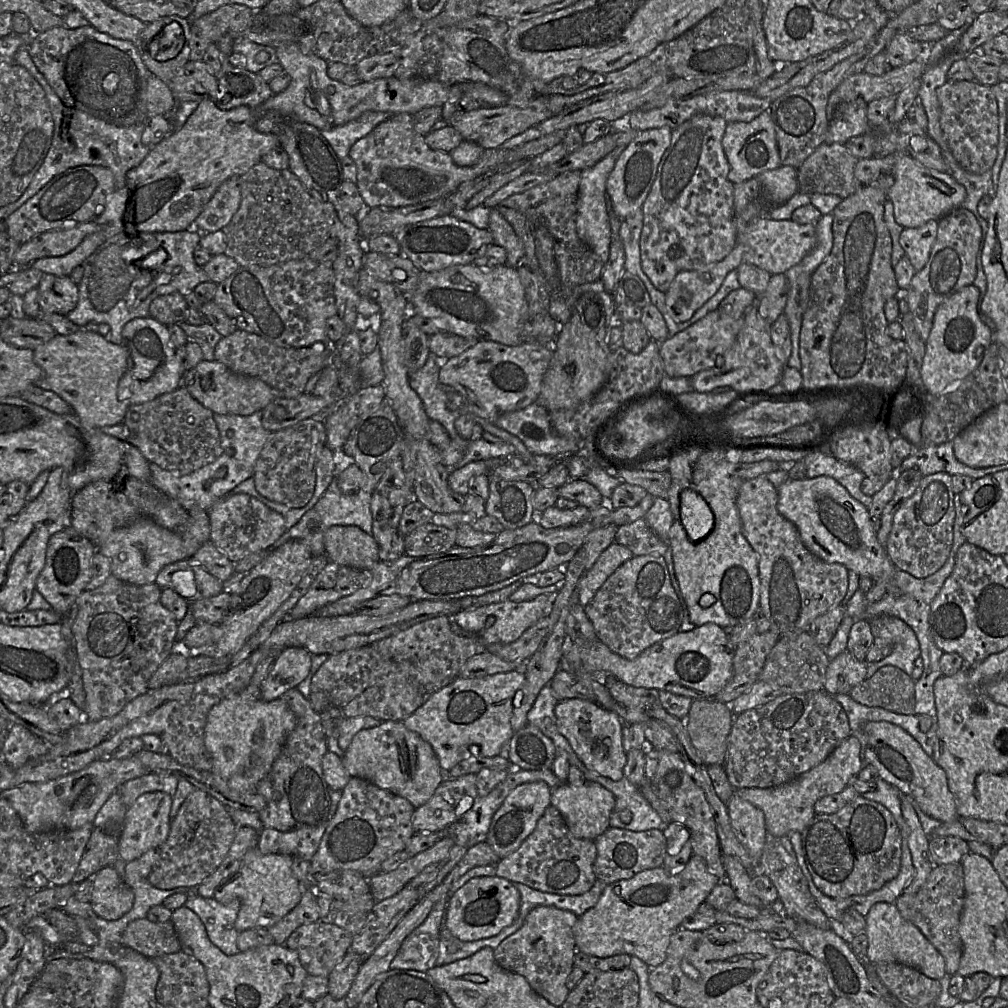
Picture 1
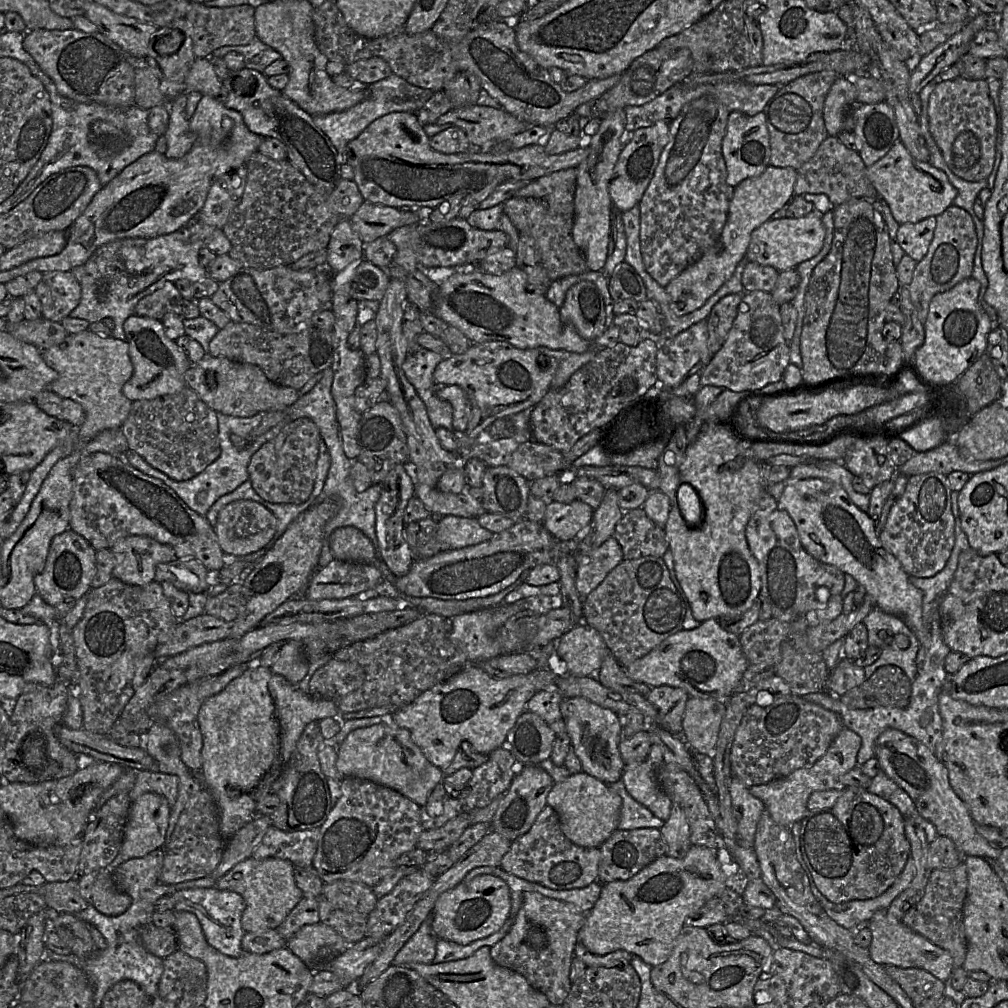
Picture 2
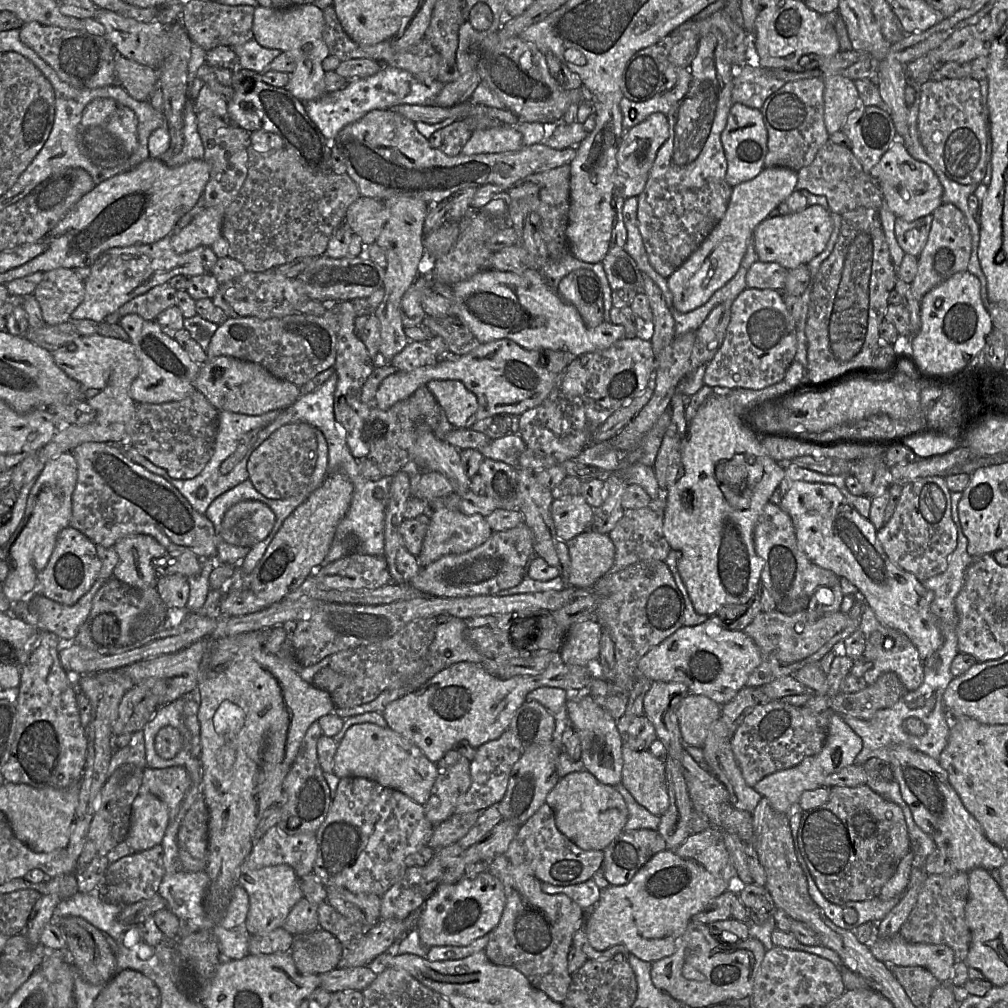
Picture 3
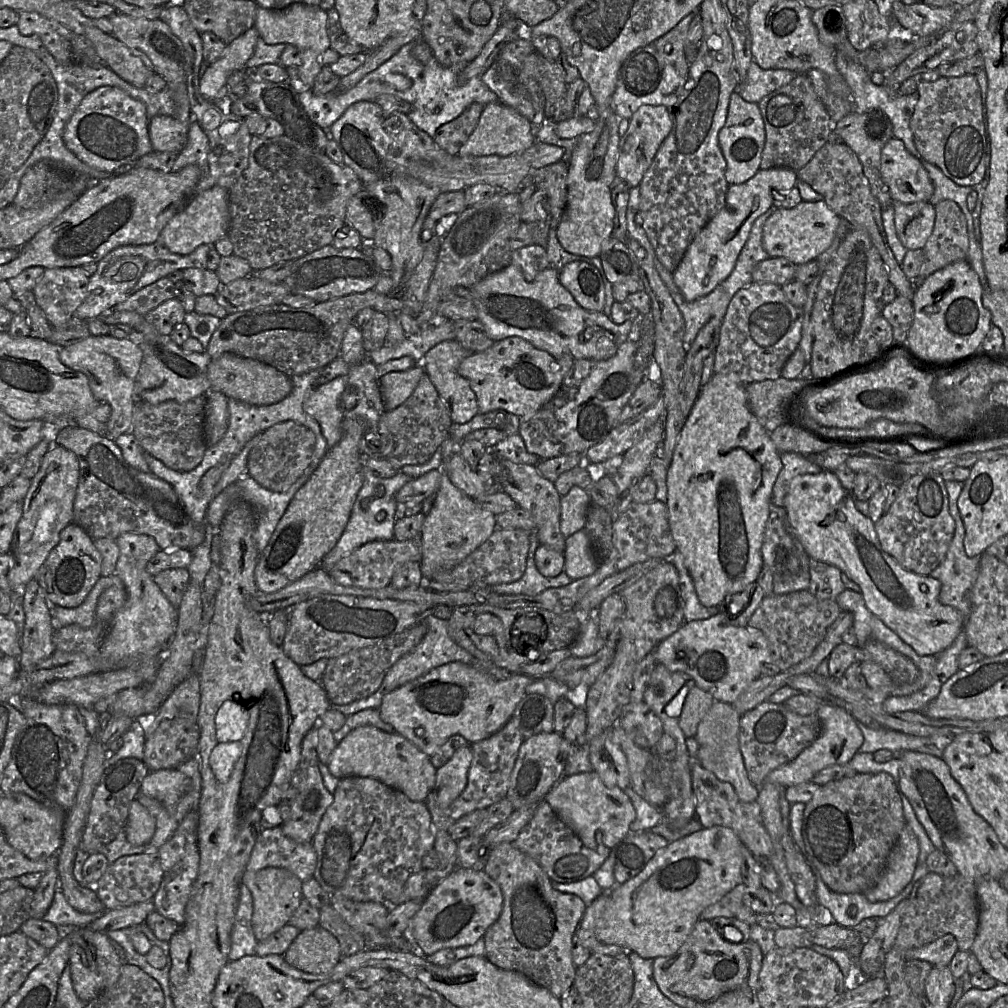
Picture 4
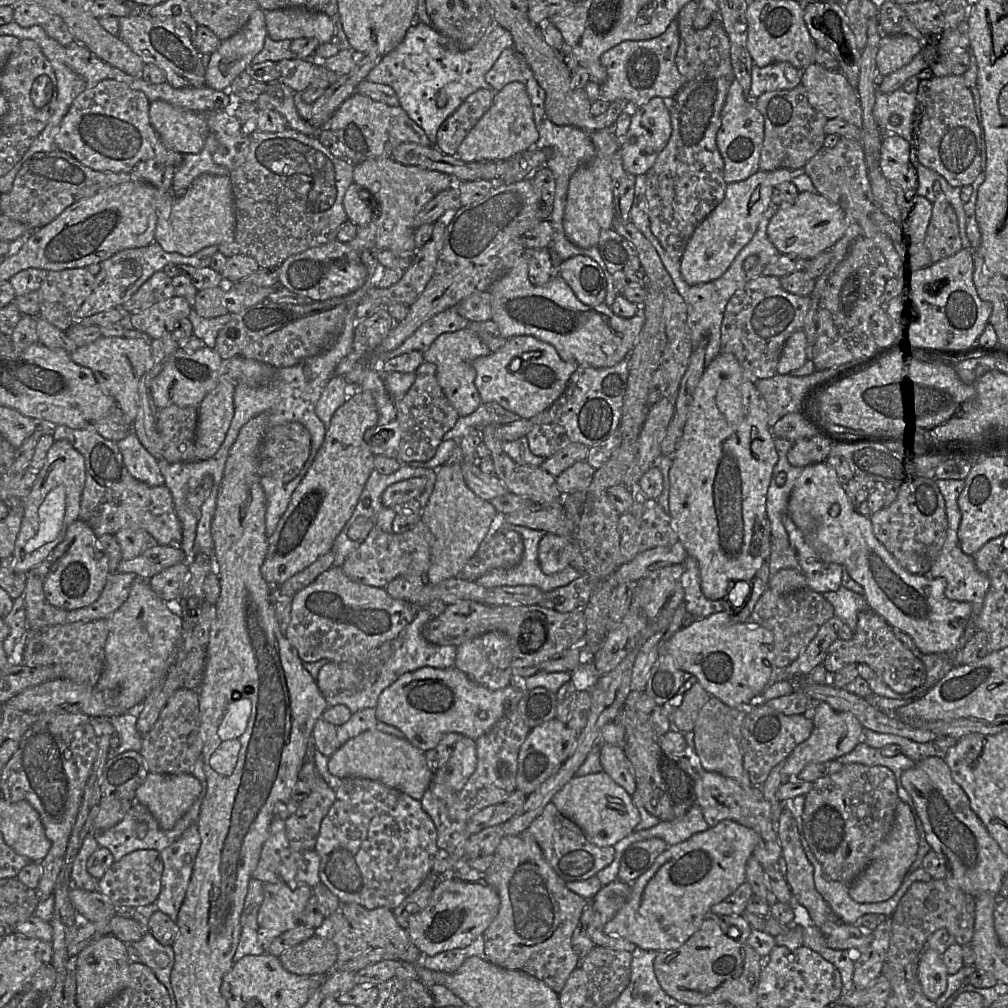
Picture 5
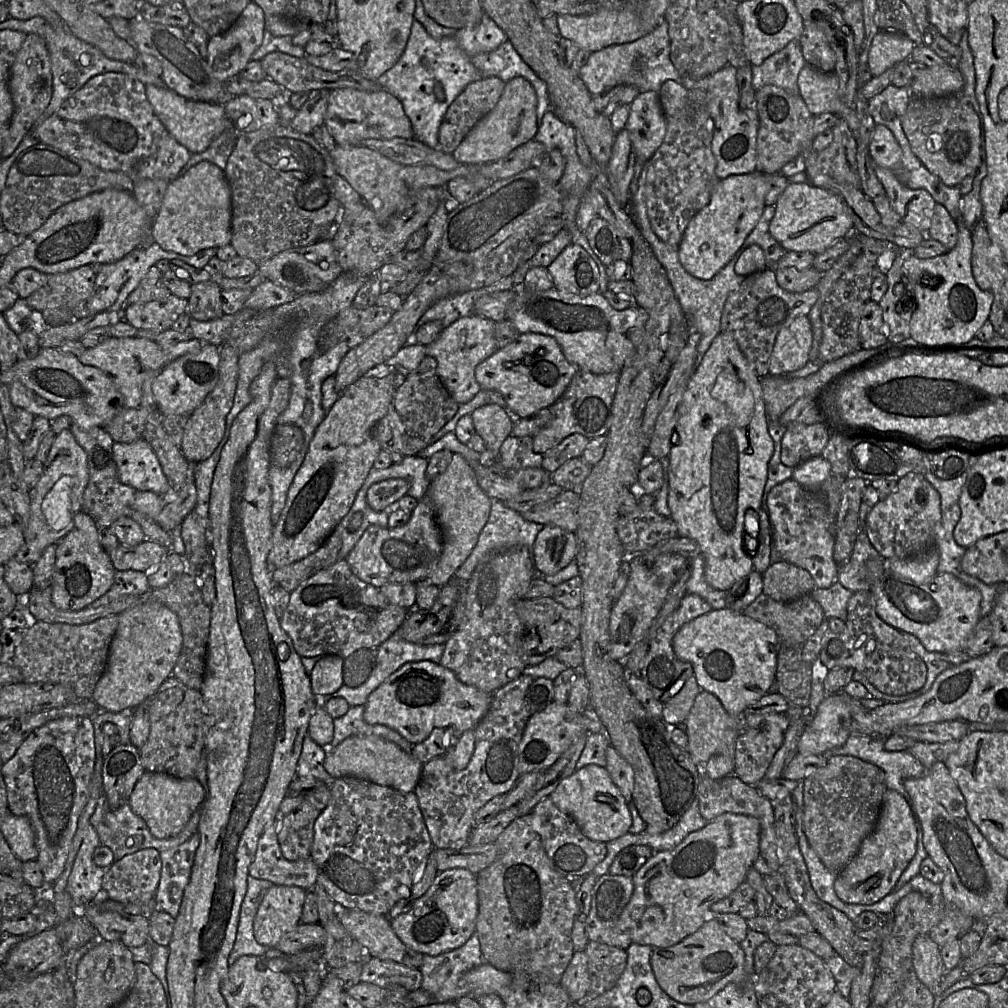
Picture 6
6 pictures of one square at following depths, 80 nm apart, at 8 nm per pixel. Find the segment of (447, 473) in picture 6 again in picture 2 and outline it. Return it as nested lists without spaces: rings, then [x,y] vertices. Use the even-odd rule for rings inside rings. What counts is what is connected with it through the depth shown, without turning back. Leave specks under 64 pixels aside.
[[[446,515],[437,524],[437,540],[441,551],[478,545],[489,541],[494,534],[483,528],[477,518]]]

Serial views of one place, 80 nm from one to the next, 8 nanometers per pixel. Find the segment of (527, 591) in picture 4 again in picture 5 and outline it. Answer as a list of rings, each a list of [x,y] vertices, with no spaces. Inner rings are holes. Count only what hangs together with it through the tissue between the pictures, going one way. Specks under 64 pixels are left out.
[[[498,513],[498,519],[494,524],[491,525],[491,528],[487,535],[493,535],[497,531],[510,531],[510,530],[519,533],[522,536],[524,543],[524,552],[522,560],[517,566],[511,569],[508,570],[495,569],[488,572],[487,574],[483,575],[477,580],[477,583],[479,585],[482,585],[484,587],[529,585],[529,586],[536,586],[543,592],[550,592],[551,590],[554,590],[556,588],[568,585],[581,575],[581,573],[571,565],[567,566],[563,571],[558,572],[556,574],[551,575],[544,574],[541,570],[538,559],[539,542],[545,535],[544,531],[534,530],[524,526],[510,524],[503,519],[504,515],[505,514]]]

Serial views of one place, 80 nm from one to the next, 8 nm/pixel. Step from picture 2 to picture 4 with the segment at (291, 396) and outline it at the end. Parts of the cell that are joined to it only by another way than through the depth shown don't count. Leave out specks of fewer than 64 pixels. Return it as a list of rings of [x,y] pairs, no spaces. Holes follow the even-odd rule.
[[[224,353],[216,359],[211,359],[207,376],[210,391],[221,392],[227,398],[256,406],[275,404],[286,398],[292,390],[290,378],[274,367],[232,353]]]

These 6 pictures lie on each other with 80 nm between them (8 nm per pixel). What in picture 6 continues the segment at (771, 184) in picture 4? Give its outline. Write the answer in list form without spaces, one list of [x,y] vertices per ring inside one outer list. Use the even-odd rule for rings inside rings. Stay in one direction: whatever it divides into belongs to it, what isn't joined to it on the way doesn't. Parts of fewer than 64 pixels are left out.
[[[756,170],[719,180],[709,203],[691,219],[679,245],[680,262],[689,274],[709,280],[735,256],[764,211],[770,175]]]

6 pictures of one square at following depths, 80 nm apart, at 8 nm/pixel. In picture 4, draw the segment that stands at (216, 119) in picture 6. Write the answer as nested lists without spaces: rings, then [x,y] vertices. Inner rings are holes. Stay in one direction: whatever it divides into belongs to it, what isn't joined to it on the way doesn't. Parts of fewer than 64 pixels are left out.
[[[168,115],[152,117],[148,131],[154,152],[180,152],[188,138],[188,126]]]

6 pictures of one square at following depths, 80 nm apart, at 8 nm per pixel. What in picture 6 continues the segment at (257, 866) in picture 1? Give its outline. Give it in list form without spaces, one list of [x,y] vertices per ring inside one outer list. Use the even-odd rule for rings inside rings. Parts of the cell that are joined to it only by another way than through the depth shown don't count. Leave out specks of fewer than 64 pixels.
[[[272,885],[266,892],[254,919],[256,941],[275,948],[283,935],[300,922],[307,890],[299,886]]]

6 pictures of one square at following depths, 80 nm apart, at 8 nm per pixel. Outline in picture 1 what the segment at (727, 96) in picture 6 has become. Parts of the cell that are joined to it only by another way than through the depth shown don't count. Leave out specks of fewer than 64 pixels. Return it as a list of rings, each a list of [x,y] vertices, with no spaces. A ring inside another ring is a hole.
[[[763,111],[750,122],[728,122],[722,145],[729,163],[728,179],[733,184],[755,178],[764,171],[782,165],[779,158],[775,129],[769,111]]]

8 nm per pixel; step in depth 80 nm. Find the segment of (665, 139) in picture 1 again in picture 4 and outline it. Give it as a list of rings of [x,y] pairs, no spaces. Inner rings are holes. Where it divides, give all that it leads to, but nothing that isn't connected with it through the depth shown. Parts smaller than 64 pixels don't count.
[[[643,105],[636,110],[627,132],[620,137],[616,177],[625,181],[630,188],[640,186],[644,174],[651,166],[660,146],[672,129],[669,110],[663,105]]]

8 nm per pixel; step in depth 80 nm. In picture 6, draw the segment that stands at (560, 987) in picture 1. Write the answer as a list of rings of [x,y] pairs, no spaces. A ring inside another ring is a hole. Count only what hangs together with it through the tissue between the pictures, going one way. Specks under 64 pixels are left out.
[[[532,813],[519,816],[514,819],[510,825],[499,835],[494,842],[498,850],[496,860],[477,874],[477,889],[478,889],[478,915],[476,919],[475,932],[480,941],[480,949],[482,955],[488,963],[503,971],[524,971],[531,978],[537,978],[539,983],[560,984],[562,975],[569,965],[573,954],[572,928],[575,918],[578,914],[578,904],[576,891],[572,886],[572,880],[567,879],[558,873],[546,854],[540,835],[534,830],[532,825]]]

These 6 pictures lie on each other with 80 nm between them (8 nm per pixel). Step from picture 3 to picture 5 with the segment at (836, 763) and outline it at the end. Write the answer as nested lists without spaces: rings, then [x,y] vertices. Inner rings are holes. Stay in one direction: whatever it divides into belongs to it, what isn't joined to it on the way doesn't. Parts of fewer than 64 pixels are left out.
[[[817,702],[812,733],[782,762],[782,776],[784,779],[797,778],[798,774],[810,763],[836,760],[850,753],[860,742],[863,742],[863,729],[864,727],[852,713],[837,711],[826,702]]]

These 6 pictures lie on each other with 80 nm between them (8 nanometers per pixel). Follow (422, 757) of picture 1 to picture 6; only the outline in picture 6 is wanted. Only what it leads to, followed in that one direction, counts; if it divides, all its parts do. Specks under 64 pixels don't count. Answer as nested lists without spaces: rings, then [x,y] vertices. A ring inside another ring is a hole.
[[[352,736],[334,749],[327,748],[324,768],[335,779],[359,778],[398,791],[414,792],[423,764],[396,744],[377,736]]]

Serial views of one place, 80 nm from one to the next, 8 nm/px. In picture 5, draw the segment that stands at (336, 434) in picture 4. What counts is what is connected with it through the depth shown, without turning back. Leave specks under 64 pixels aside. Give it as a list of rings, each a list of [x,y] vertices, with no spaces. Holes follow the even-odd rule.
[[[333,376],[326,384],[315,406],[315,414],[325,428],[329,425],[335,411],[346,401],[348,392],[354,388],[347,385],[343,376]]]

